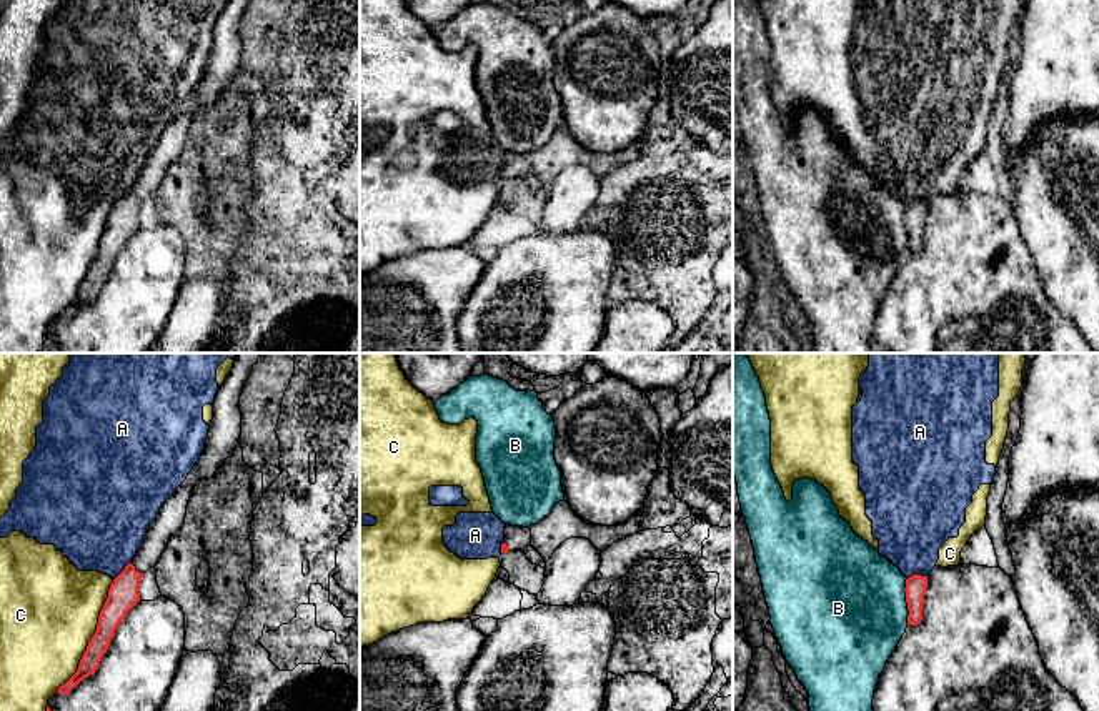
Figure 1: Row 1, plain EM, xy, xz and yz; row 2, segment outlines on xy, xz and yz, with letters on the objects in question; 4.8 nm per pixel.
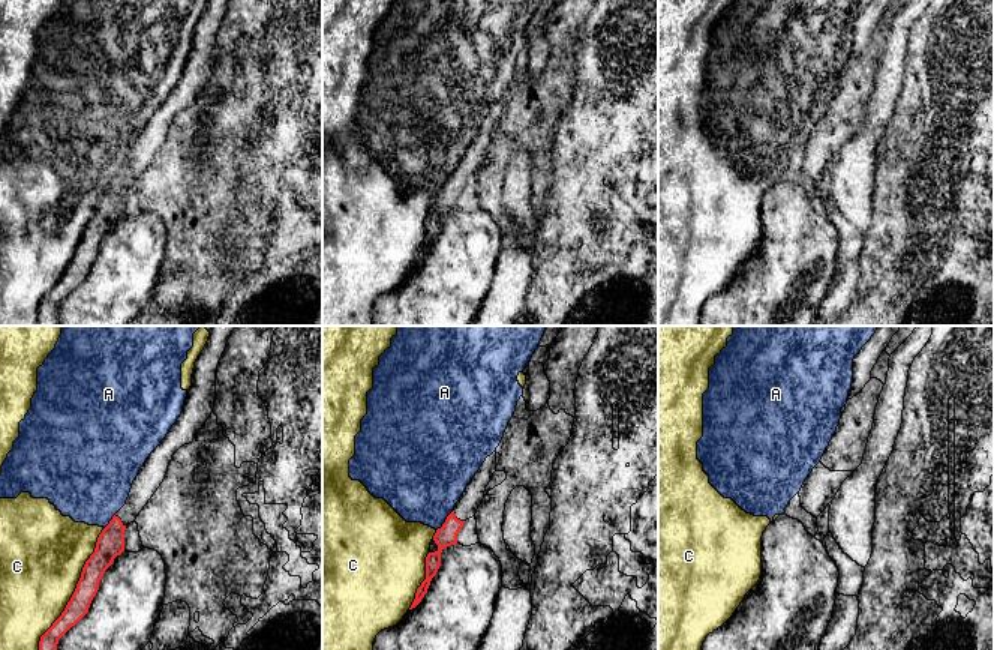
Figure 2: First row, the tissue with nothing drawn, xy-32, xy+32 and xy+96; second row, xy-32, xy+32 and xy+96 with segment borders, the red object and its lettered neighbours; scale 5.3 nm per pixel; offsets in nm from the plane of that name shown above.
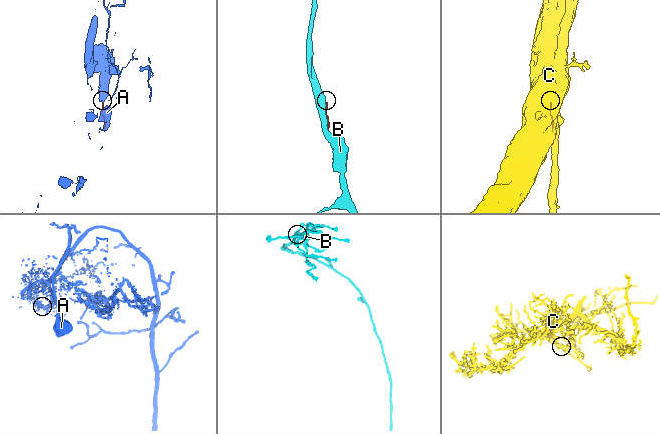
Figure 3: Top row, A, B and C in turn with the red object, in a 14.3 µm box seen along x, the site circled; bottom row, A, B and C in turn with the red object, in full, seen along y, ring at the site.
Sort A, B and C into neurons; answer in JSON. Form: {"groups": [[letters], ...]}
{"groups": [["A", "C"], ["B"]]}

